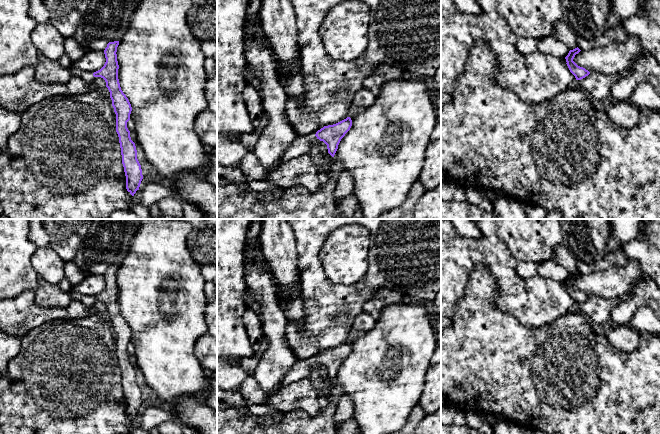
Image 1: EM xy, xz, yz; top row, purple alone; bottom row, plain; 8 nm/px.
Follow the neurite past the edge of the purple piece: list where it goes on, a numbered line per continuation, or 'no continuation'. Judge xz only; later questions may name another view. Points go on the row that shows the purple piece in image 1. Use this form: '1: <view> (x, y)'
1: xz (301, 145)

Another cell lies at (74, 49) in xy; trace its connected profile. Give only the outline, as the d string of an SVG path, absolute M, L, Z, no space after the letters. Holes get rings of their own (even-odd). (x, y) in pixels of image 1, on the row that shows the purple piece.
M74 35L65 38L64 53L69 57L71 63L81 58L86 51L84 44L77 41Z

